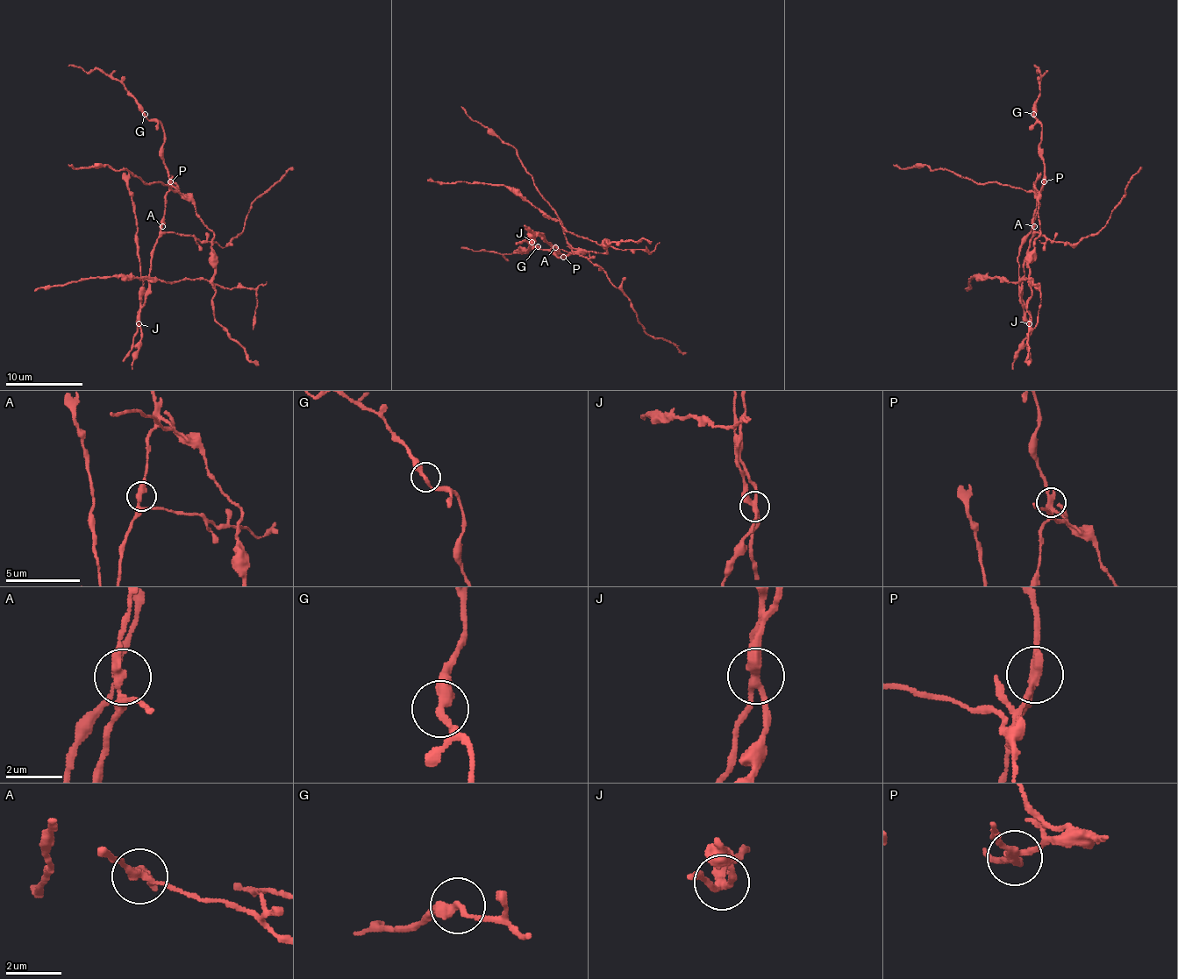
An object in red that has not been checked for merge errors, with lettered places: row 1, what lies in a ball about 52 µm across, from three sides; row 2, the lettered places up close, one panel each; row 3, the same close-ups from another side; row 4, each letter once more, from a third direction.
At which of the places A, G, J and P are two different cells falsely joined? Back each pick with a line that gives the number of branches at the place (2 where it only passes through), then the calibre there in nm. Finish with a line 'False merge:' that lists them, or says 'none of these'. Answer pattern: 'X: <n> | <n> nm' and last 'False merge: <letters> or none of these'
J: 3 | 300 nm
P: 3 | 280 nm
False merge: J, P

